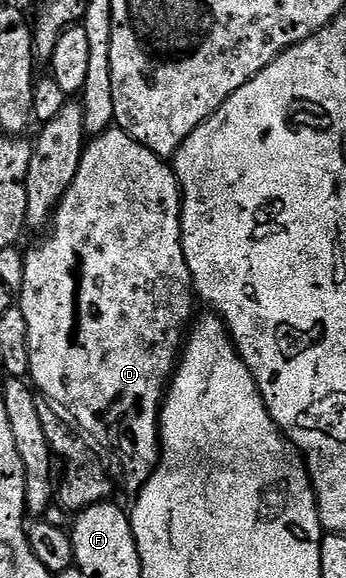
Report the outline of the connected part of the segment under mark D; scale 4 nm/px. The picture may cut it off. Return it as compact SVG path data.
M111 126L107 132L101 132L87 143L80 170L76 170L76 178L72 181L72 186L68 186L68 194L64 194L46 234L31 252L25 253L24 286L20 289L20 306L24 310L24 319L28 321L29 379L41 395L65 410L69 419L91 441L99 440L118 459L118 464L126 475L127 486L131 490L137 490L149 482L150 475L158 466L158 415L162 413L162 398L182 355L184 341L195 315L194 279L190 276L182 249L182 189L178 187L178 178L174 175L173 167L163 157L152 154L148 146L140 146L140 142L136 142L136 138L132 138L122 128Z

